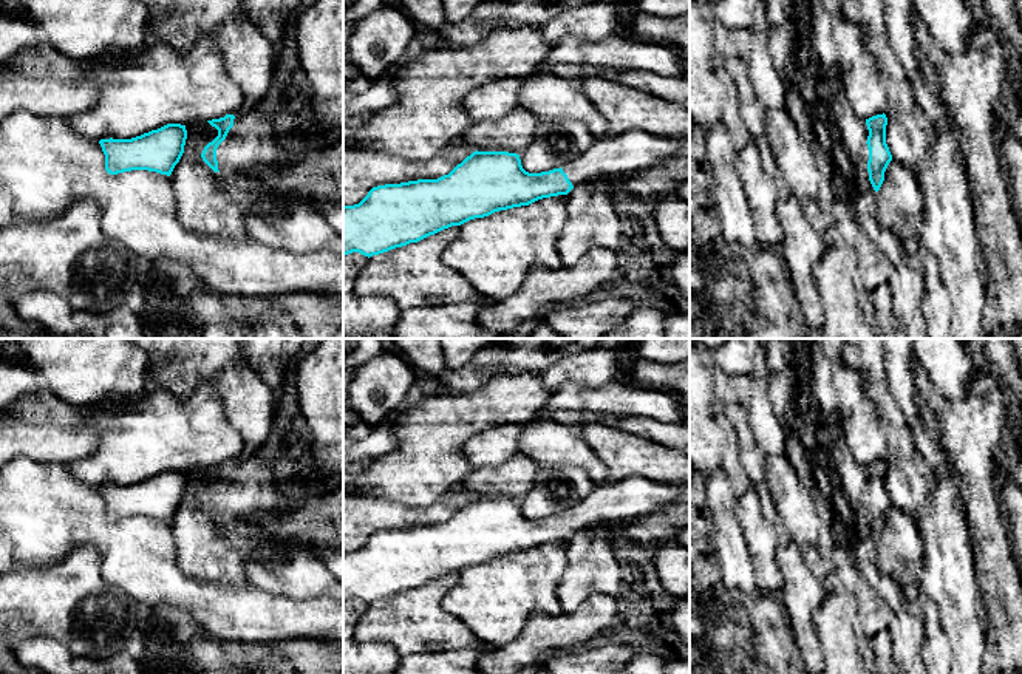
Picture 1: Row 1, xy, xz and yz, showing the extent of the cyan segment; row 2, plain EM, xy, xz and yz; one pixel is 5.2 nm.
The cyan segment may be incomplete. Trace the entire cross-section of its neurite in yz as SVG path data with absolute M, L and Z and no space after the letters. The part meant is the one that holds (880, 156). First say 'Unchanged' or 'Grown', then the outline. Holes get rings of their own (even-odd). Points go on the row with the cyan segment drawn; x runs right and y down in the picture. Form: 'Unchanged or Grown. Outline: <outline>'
Grown. Outline: M877 114L866 119L869 130L867 142L863 145L863 162L869 172L869 181L875 192L880 190L884 181L884 172L892 161L892 155L886 144L886 114Z

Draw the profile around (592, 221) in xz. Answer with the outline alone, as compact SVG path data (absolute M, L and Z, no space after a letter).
M583 181L567 193L567 221L557 240L561 264L574 266L591 249L618 250L622 218L614 195Z

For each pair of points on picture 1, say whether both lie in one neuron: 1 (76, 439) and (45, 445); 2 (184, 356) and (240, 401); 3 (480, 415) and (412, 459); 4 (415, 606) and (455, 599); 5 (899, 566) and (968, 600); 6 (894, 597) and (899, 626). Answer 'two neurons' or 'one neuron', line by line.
1: one neuron
2: one neuron
3: one neuron
4: two neurons
5: two neurons
6: one neuron

